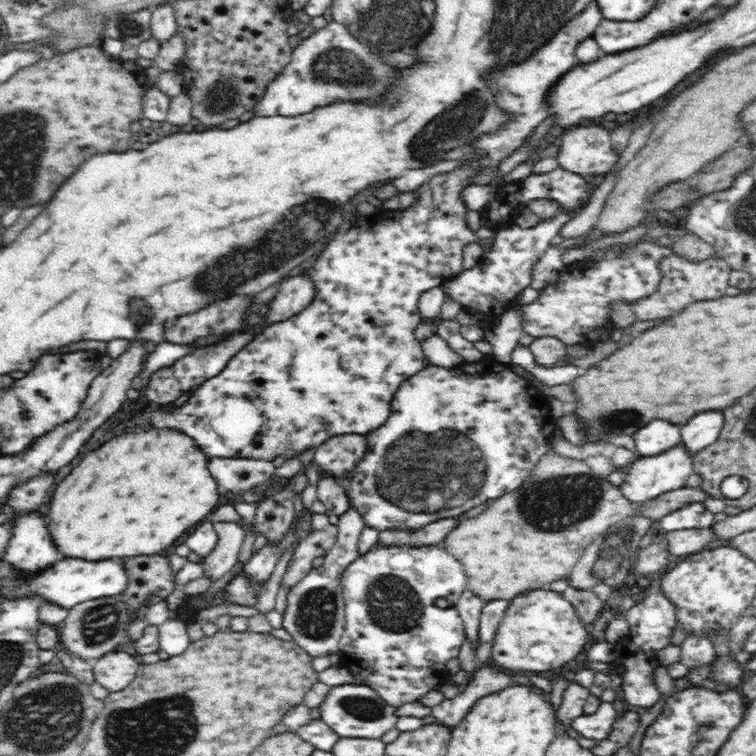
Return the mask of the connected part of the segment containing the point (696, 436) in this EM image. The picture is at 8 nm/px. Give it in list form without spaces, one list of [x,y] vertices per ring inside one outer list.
[[[720,411],[704,412],[682,425],[681,442],[684,447],[688,447],[687,451],[692,457],[698,454],[698,450],[712,445],[717,440],[724,426],[723,415]]]

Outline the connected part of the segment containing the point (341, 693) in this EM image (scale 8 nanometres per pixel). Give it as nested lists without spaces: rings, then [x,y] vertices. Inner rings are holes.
[[[342,684],[328,690],[326,700],[318,706],[320,719],[342,738],[371,738],[380,740],[398,722],[396,707],[382,699],[382,695],[368,685]]]

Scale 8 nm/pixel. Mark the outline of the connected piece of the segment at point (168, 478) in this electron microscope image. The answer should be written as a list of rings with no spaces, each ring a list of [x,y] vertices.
[[[142,432],[142,436],[118,436],[112,438],[110,442],[106,442],[102,448],[88,452],[78,466],[56,486],[52,500],[48,504],[48,530],[52,534],[54,544],[58,546],[58,550],[68,556],[68,558],[82,558],[82,560],[106,560],[106,558],[126,558],[126,556],[150,556],[156,552],[162,552],[164,548],[172,546],[188,528],[194,526],[194,522],[204,520],[208,514],[216,510],[218,504],[218,494],[222,492],[220,488],[216,488],[214,478],[210,476],[206,464],[210,460],[210,456],[202,456],[202,452],[198,452],[198,448],[194,448],[194,444],[190,444],[190,440],[186,440],[186,436],[178,436],[176,432]]]

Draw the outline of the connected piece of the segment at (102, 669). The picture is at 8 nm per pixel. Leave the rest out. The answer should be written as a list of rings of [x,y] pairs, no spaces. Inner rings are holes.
[[[112,651],[93,661],[96,682],[100,682],[110,693],[124,690],[134,680],[139,662],[123,651]]]

